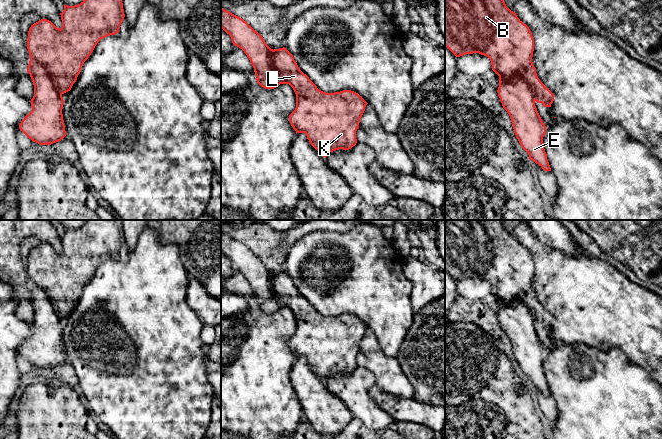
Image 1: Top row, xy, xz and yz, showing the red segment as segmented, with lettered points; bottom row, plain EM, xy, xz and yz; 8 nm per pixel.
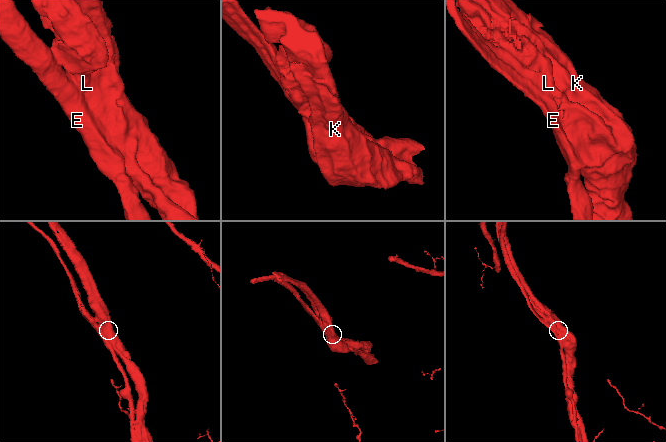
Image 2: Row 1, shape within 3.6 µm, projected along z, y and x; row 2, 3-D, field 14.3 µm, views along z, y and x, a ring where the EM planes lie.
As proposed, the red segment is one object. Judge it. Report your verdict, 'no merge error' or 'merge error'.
no merge error

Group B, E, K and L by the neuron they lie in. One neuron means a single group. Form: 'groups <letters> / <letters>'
groups B E K L

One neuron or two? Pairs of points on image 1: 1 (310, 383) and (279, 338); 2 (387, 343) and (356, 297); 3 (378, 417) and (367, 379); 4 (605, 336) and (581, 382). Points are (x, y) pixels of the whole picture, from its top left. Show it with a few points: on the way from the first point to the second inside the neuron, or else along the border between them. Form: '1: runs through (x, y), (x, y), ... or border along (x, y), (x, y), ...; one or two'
1: border along (296, 358), (290, 373), (290, 384); two
2: runs through (387, 332), (387, 328), (367, 308); one
3: runs through (369, 408), (364, 403), (364, 388); one
4: border along (575, 343), (604, 349), (617, 347), (621, 351); two

